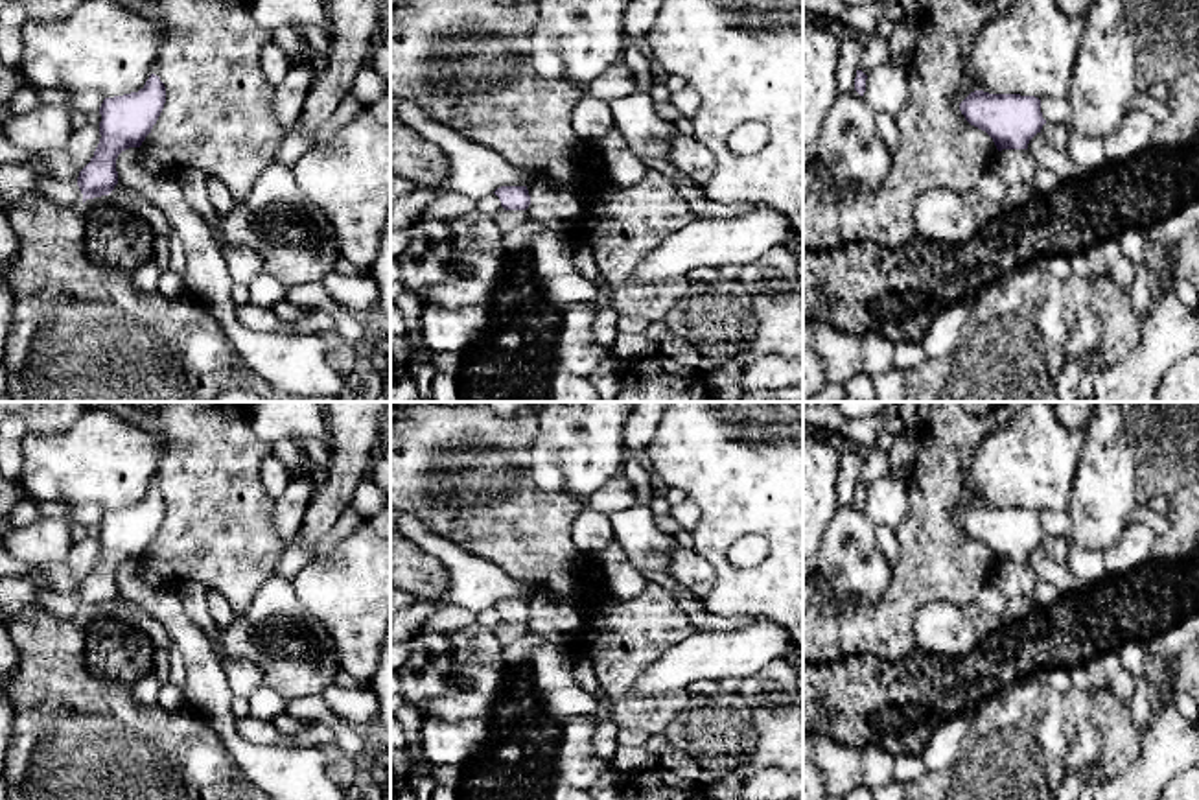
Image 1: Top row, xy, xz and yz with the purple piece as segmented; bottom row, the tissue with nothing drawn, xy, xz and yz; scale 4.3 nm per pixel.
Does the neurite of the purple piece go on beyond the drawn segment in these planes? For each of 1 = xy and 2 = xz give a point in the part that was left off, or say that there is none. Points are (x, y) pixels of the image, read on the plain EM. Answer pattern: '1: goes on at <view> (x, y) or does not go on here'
1: does not go on here
2: does not go on here

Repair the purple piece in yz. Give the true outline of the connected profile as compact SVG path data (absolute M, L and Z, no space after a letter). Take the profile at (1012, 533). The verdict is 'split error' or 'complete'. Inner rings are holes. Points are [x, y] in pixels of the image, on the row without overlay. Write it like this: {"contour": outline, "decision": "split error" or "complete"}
{"contour": "M974 503L960 516L960 524L971 538L993 551L998 564L1028 562L1046 536L1035 509Z", "decision": "complete"}

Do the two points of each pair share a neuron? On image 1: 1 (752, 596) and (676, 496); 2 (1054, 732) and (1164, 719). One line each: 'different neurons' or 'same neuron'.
1: different neurons
2: different neurons

